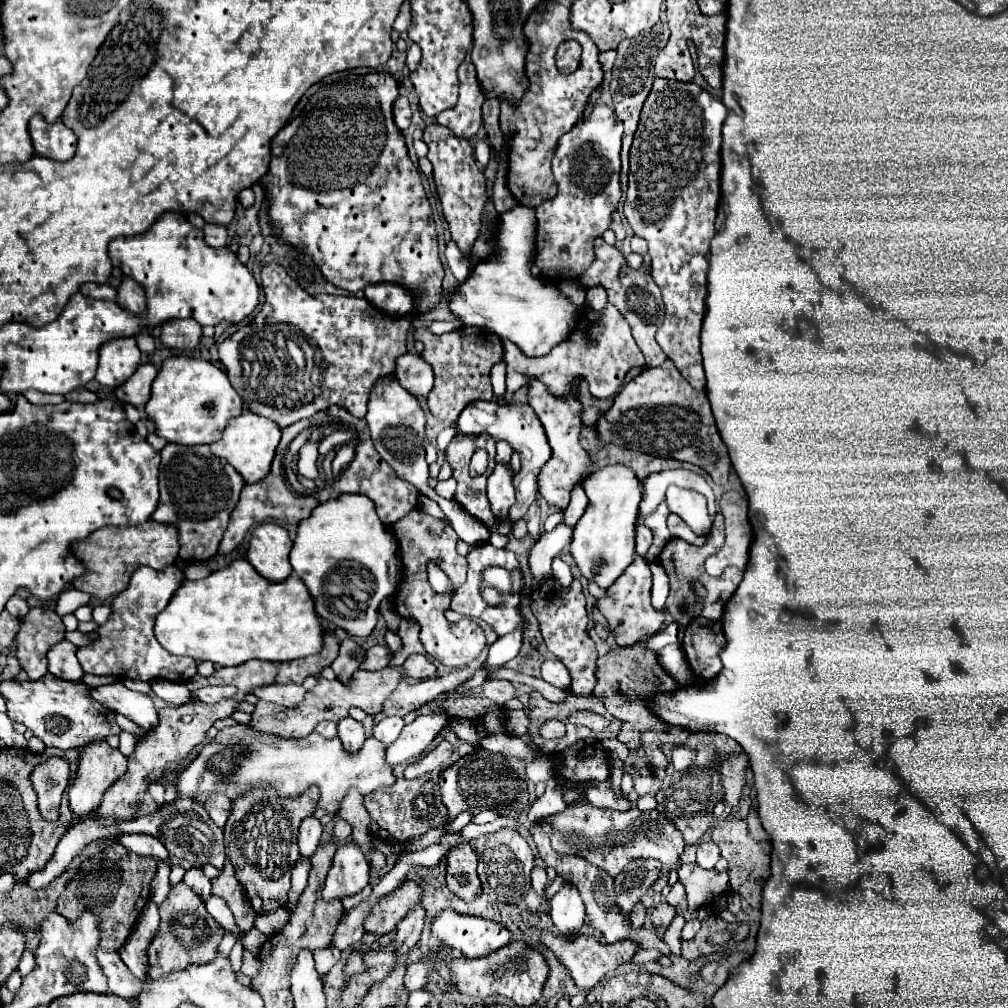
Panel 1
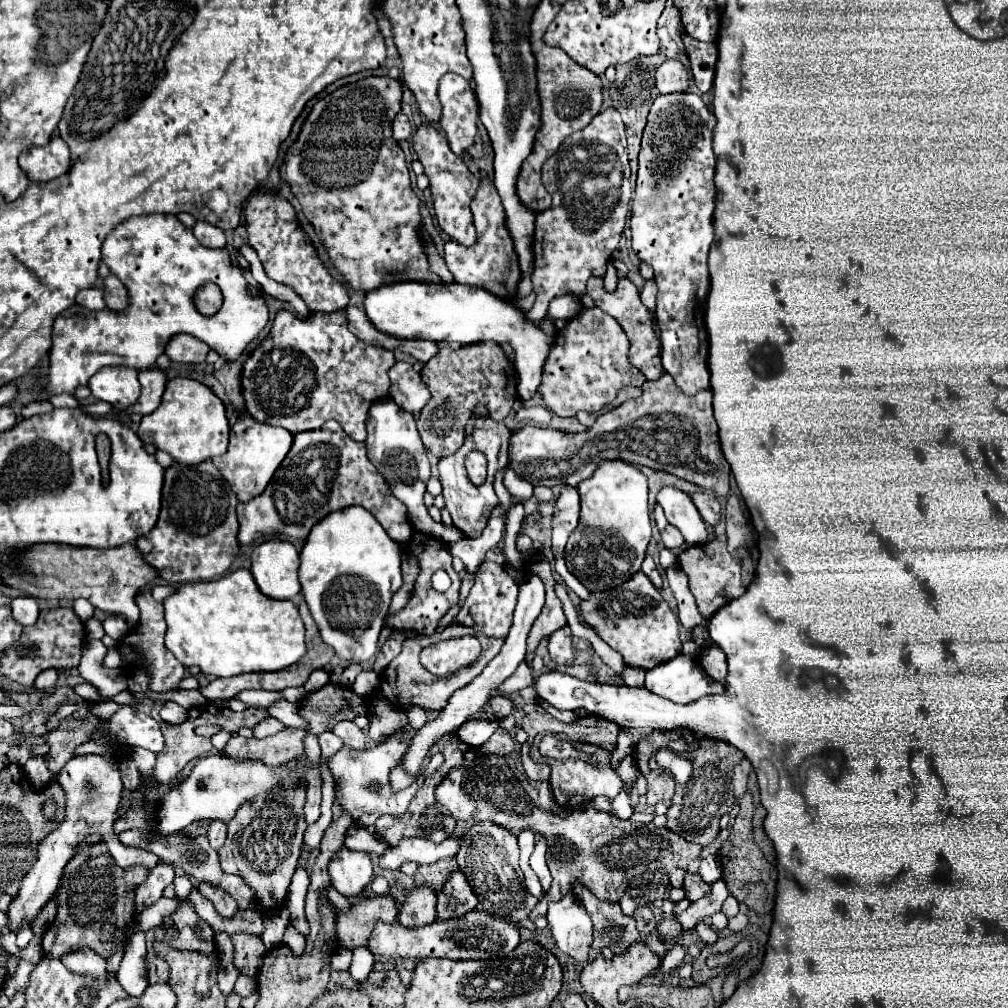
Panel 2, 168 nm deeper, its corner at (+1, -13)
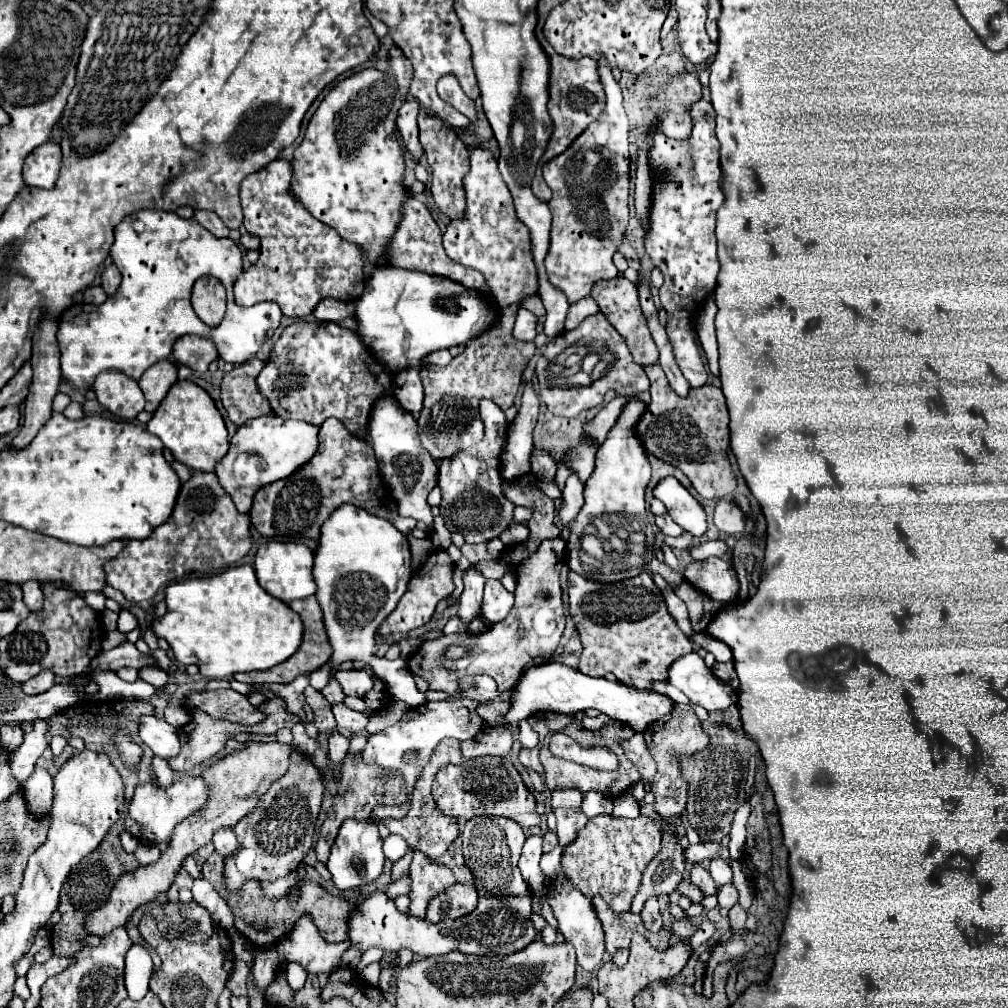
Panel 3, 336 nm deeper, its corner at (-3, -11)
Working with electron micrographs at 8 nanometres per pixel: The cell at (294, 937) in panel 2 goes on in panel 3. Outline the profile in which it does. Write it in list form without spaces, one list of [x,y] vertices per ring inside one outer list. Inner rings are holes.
[[[287,965],[287,981],[293,989],[301,989],[303,983],[305,983],[305,977],[307,977],[307,971],[301,967],[301,965]]]

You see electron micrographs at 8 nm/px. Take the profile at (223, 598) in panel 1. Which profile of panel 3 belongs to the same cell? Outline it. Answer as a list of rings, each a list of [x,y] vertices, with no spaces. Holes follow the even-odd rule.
[[[237,565],[213,577],[189,577],[173,583],[165,589],[165,601],[167,613],[153,625],[155,635],[167,639],[177,661],[199,665],[199,673],[209,679],[271,669],[287,661],[303,643],[301,617],[257,583],[251,565]]]

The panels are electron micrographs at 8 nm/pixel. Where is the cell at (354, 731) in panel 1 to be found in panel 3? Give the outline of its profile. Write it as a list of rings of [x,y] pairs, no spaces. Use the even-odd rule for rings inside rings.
[[[343,703],[333,705],[333,715],[335,715],[337,727],[343,729],[345,733],[351,733],[351,735],[361,735],[365,731],[365,727],[367,727],[367,721],[369,721],[367,715],[351,711]]]

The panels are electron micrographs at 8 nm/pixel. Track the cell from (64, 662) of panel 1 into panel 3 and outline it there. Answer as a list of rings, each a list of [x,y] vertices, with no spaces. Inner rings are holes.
[[[43,671],[43,673],[39,673],[37,677],[25,681],[25,683],[23,683],[23,691],[25,691],[27,695],[39,695],[39,693],[51,689],[51,685],[55,685],[55,675],[53,675],[51,671]]]

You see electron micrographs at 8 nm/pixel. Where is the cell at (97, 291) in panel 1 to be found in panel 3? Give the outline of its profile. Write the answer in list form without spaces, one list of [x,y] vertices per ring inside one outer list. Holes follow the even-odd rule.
[[[87,287],[87,289],[83,291],[83,301],[85,301],[85,303],[101,305],[105,299],[107,299],[107,295],[105,295],[105,291],[103,291],[101,287]]]

